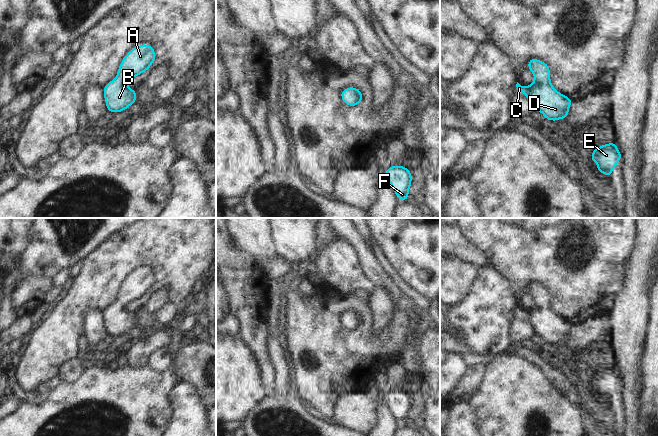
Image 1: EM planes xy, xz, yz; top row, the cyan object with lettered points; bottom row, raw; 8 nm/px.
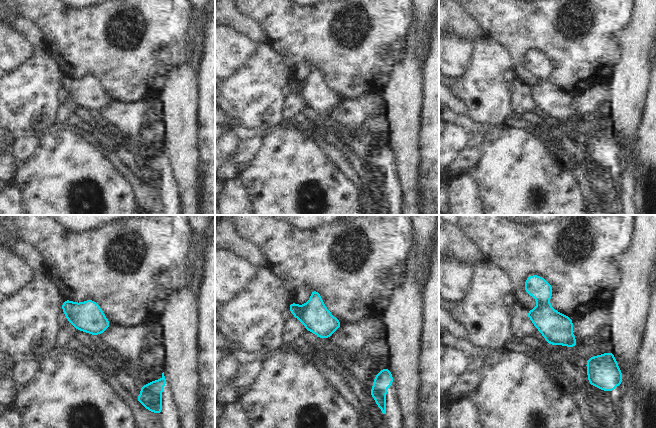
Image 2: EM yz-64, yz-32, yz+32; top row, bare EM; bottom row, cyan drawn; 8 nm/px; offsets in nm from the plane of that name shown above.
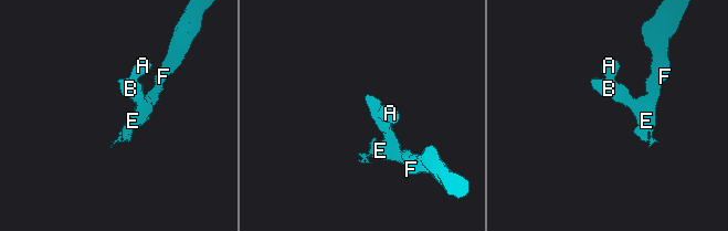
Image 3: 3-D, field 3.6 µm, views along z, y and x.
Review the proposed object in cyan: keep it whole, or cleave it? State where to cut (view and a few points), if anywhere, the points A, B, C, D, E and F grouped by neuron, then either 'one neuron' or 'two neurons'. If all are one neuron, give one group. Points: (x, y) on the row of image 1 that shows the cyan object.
cut none; groups A B C D E F; one neuron

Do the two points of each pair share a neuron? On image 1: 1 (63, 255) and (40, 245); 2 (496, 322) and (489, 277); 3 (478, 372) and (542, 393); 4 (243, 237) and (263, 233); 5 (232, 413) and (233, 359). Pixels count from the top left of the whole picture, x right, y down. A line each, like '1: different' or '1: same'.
1: same
2: same
3: different
4: same
5: same

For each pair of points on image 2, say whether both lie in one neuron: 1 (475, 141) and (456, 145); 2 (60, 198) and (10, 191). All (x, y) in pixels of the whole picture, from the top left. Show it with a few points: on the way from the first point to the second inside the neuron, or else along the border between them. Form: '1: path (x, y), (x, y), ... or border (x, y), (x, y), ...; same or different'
1: border (469, 137), (464, 148), (452, 163); different
2: border (15, 187), (20, 194), (23, 204); different

